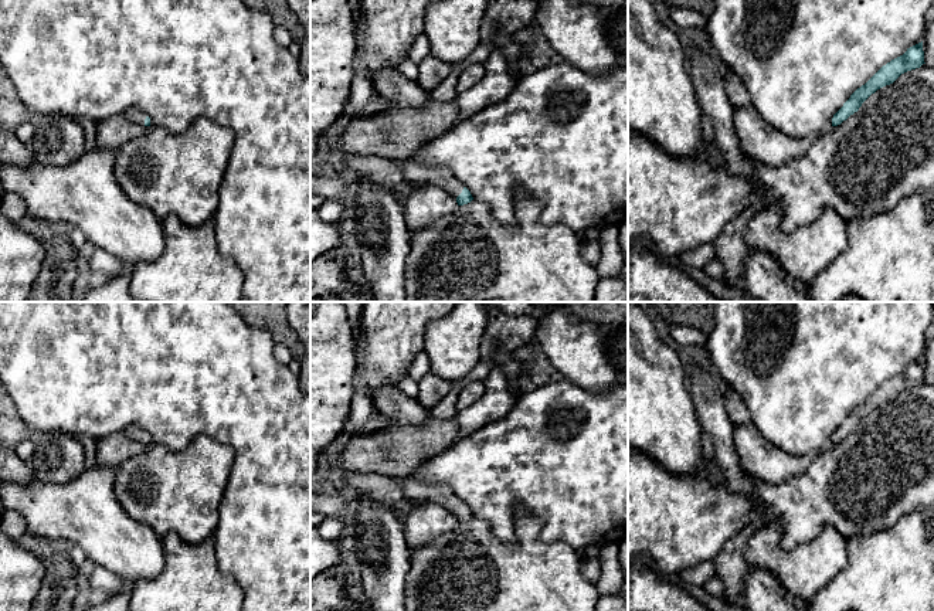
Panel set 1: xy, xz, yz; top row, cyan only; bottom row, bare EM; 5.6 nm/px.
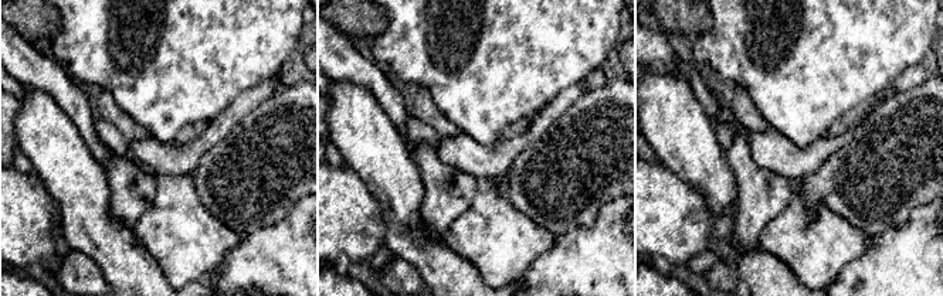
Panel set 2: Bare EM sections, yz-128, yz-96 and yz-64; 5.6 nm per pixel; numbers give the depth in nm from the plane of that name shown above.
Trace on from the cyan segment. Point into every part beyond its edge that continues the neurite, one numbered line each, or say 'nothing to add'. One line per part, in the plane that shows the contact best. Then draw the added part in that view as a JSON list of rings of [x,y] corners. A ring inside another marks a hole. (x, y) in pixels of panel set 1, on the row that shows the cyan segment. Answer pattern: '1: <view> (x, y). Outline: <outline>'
1: xz (413, 170). Outline: [[[407,159],[400,162],[397,167],[408,181],[429,183],[442,187],[455,197],[458,197],[465,187],[459,180],[454,177],[452,172],[448,167],[425,164]]]

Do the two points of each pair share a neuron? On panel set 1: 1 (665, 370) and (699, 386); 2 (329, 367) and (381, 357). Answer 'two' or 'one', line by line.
1: two
2: two

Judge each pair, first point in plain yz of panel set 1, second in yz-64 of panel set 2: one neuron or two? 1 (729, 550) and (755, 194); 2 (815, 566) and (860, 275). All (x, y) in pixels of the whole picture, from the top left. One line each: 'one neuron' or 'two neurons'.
1: one neuron
2: two neurons

